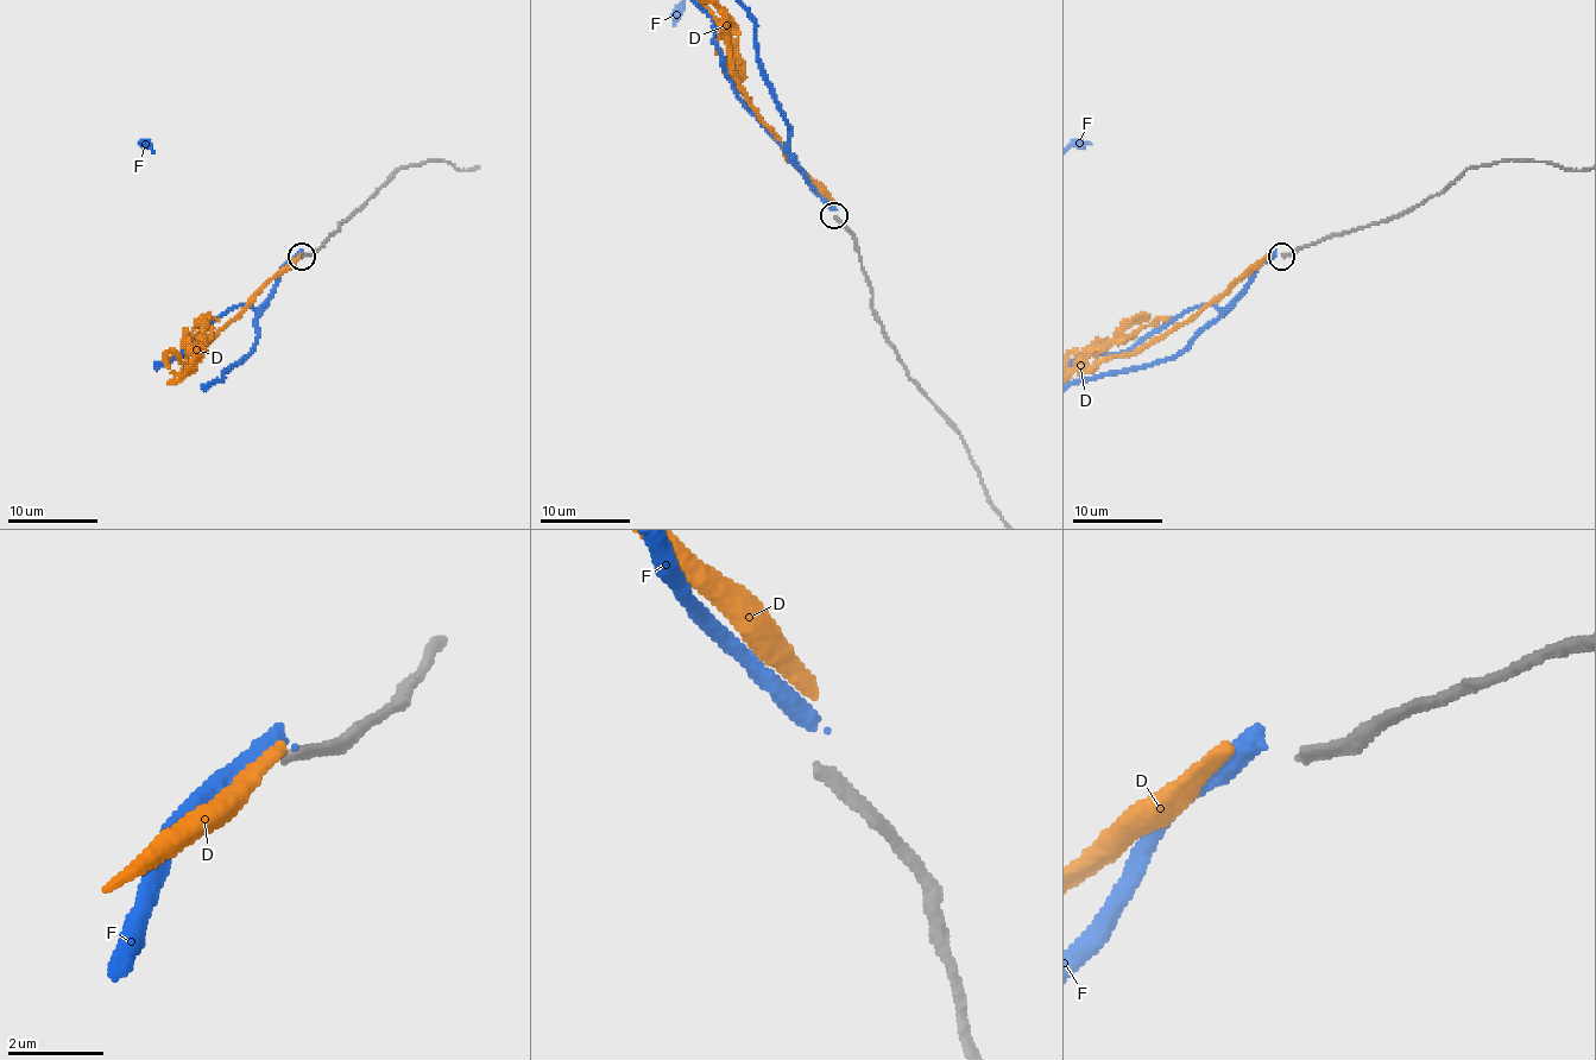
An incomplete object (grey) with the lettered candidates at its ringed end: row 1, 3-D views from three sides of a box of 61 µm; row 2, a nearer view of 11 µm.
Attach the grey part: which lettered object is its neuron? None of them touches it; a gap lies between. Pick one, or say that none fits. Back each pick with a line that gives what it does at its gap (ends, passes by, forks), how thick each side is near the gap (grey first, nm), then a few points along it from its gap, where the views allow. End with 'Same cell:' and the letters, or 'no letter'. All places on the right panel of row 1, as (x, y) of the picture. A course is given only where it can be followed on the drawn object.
Same cell: no letter

